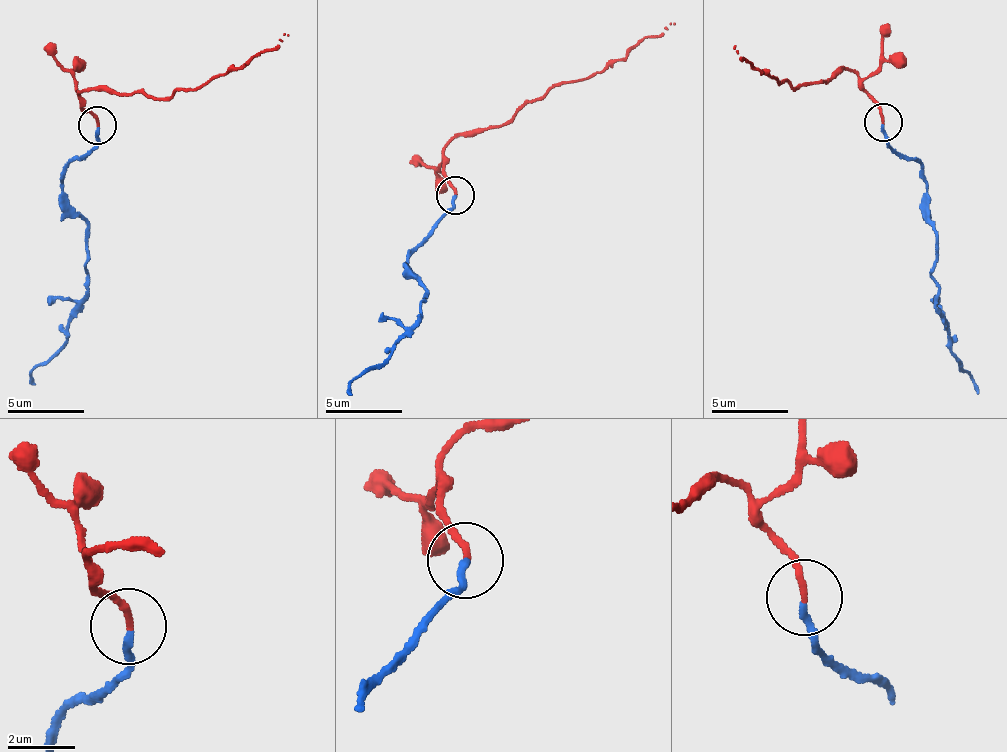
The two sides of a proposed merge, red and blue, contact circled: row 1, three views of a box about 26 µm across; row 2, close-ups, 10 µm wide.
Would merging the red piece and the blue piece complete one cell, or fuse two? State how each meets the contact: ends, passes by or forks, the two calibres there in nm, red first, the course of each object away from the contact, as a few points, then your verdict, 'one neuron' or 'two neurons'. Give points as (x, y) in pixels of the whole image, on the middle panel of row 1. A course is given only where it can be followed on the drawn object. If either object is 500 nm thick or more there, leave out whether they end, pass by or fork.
red ends there; blue ends there; 200 nm thick on the red side, 220 nm on the other; red runs (456, 195), (457, 190), (443, 170), (453, 139), (499, 128), (555, 83), (570, 83), (602, 74), (673, 21); blue runs (456, 195), (411, 255), (407, 273), (427, 293), (425, 303), (420, 300), (419, 323), (349, 384), (352, 393); two neurons

